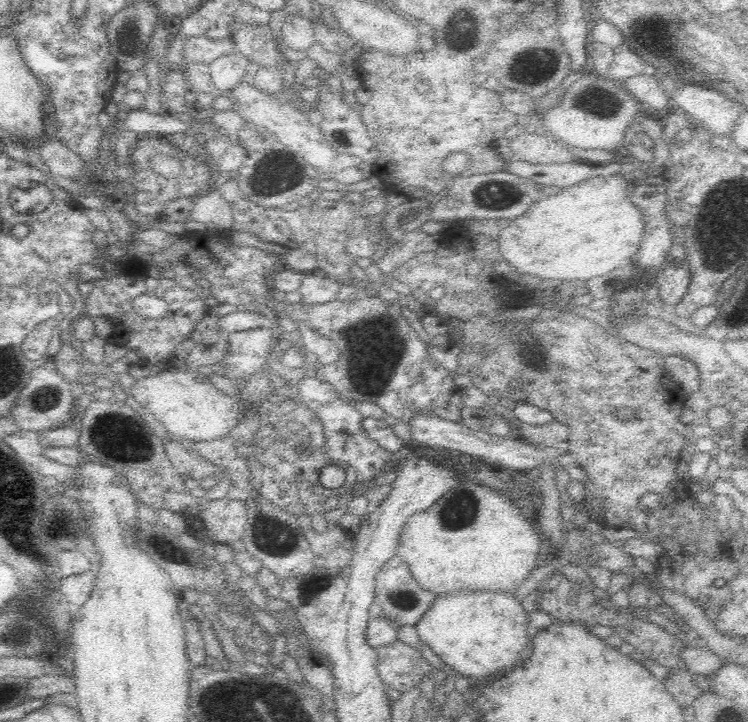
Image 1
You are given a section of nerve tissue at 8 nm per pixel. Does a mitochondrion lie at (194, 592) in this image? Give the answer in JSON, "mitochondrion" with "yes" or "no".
{"mitochondrion":"no"}

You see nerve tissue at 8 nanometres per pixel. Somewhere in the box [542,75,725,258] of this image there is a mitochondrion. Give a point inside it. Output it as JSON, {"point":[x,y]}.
{"point":[603,106]}

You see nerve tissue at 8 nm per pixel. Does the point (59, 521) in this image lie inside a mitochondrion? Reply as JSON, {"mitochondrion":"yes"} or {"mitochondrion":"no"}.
{"mitochondrion":"yes"}

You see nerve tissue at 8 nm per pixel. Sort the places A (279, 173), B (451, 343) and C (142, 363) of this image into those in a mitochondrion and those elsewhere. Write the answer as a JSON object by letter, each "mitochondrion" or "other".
{"A":"mitochondrion","B":"other","C":"other"}

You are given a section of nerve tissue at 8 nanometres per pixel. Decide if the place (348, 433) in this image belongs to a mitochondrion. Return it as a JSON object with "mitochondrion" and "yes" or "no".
{"mitochondrion":"yes"}

